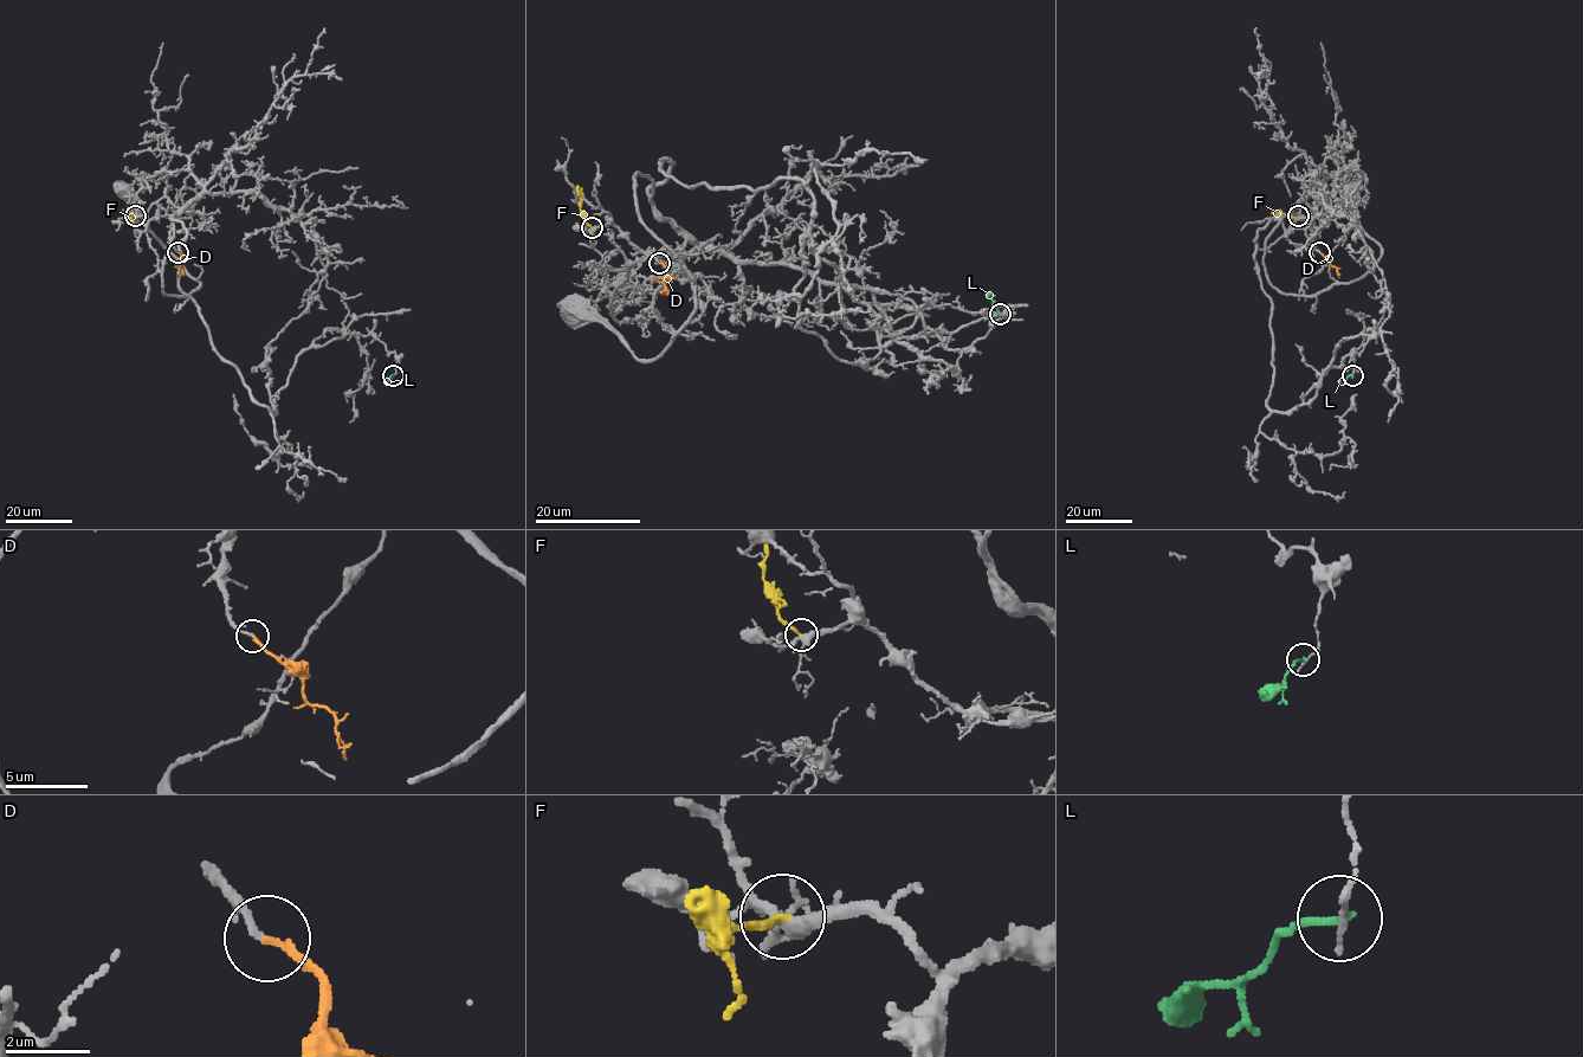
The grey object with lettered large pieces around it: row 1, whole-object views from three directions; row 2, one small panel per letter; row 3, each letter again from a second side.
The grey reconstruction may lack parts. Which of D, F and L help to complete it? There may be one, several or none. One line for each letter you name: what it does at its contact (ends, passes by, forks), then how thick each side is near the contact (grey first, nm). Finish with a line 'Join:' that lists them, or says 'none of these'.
D: it ends; calibres 180 and 160 nm
Join: D

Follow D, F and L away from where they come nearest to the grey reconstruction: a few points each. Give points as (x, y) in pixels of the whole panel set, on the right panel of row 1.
D: (1319, 252), (1336, 268), (1339, 277)
F: (1298, 217), (1271, 212)
L: (1352, 375), (1338, 381)

